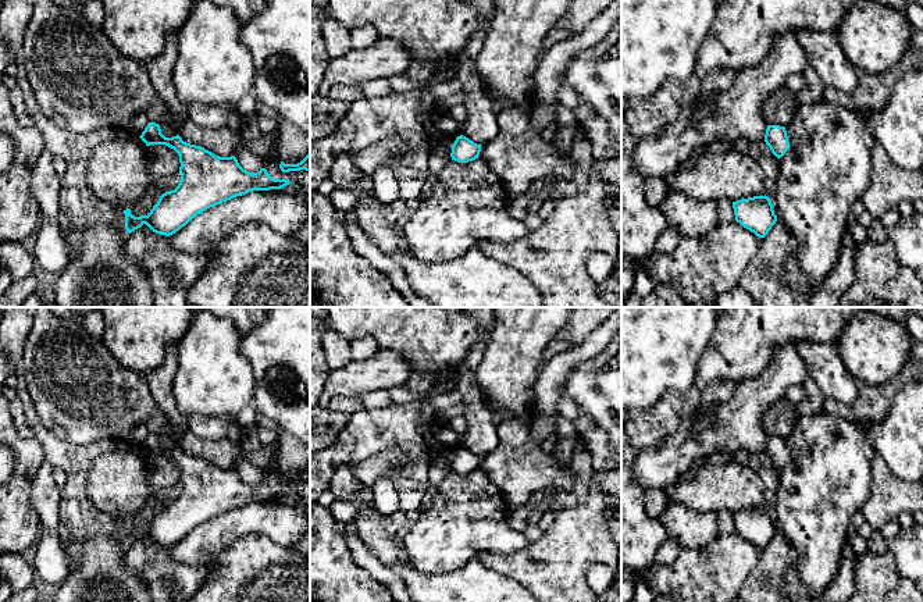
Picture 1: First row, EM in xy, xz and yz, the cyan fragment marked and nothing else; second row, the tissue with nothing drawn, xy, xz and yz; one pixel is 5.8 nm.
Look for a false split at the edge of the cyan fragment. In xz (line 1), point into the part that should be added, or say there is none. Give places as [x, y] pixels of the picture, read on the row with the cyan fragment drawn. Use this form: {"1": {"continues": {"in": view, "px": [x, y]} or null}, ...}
{"1": {"continues": null}}

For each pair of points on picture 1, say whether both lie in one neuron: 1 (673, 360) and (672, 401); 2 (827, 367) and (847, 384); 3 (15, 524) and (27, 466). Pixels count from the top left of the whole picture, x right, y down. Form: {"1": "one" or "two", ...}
{"1": "two", "2": "one", "3": "one"}

